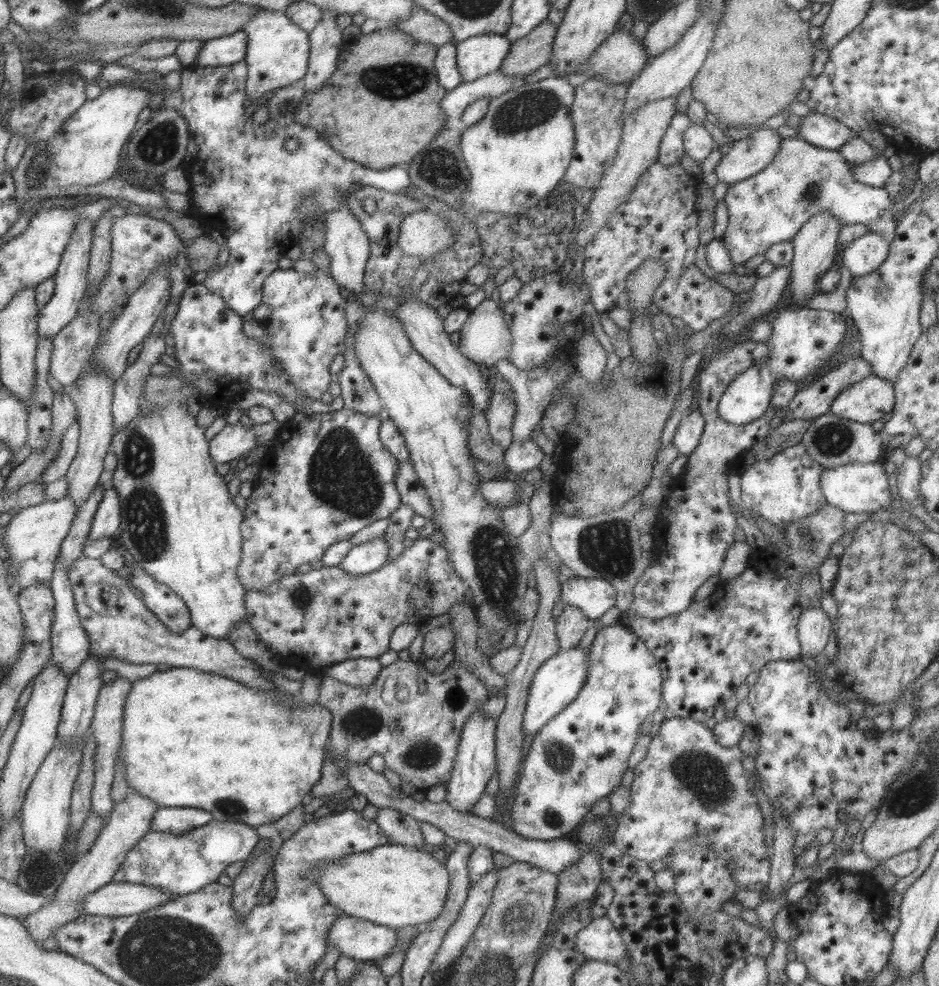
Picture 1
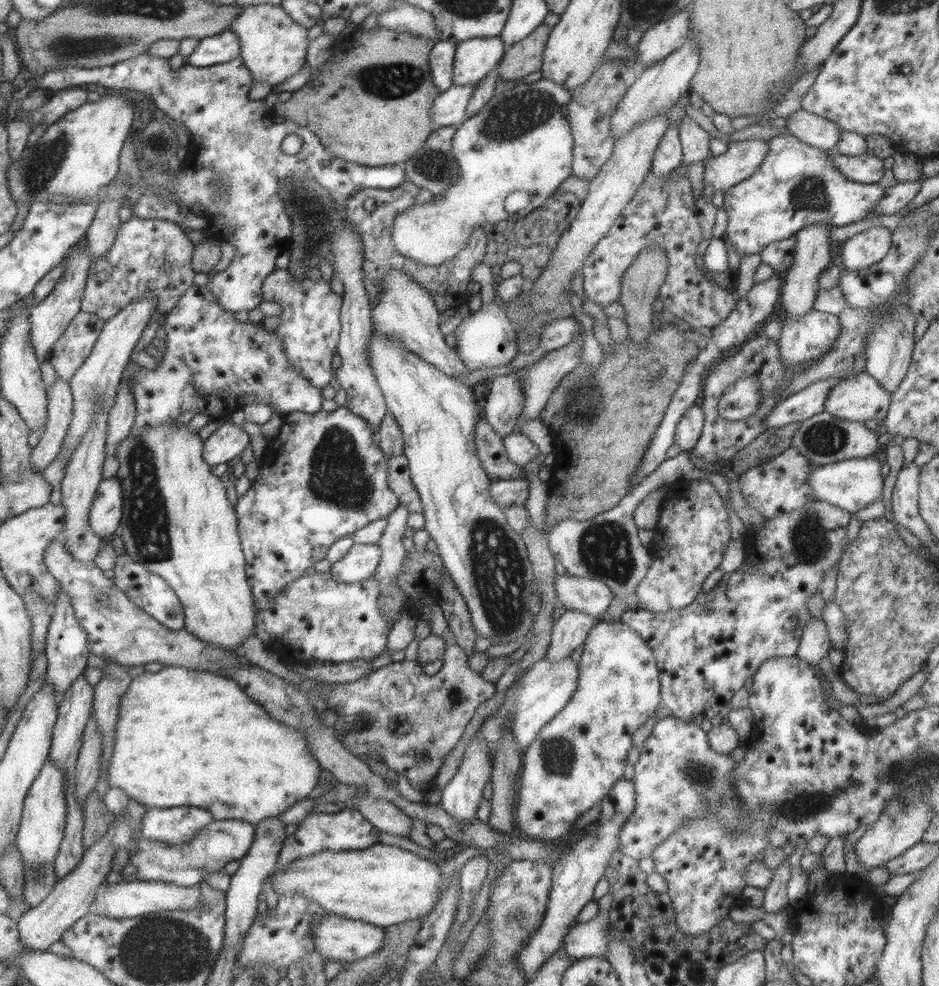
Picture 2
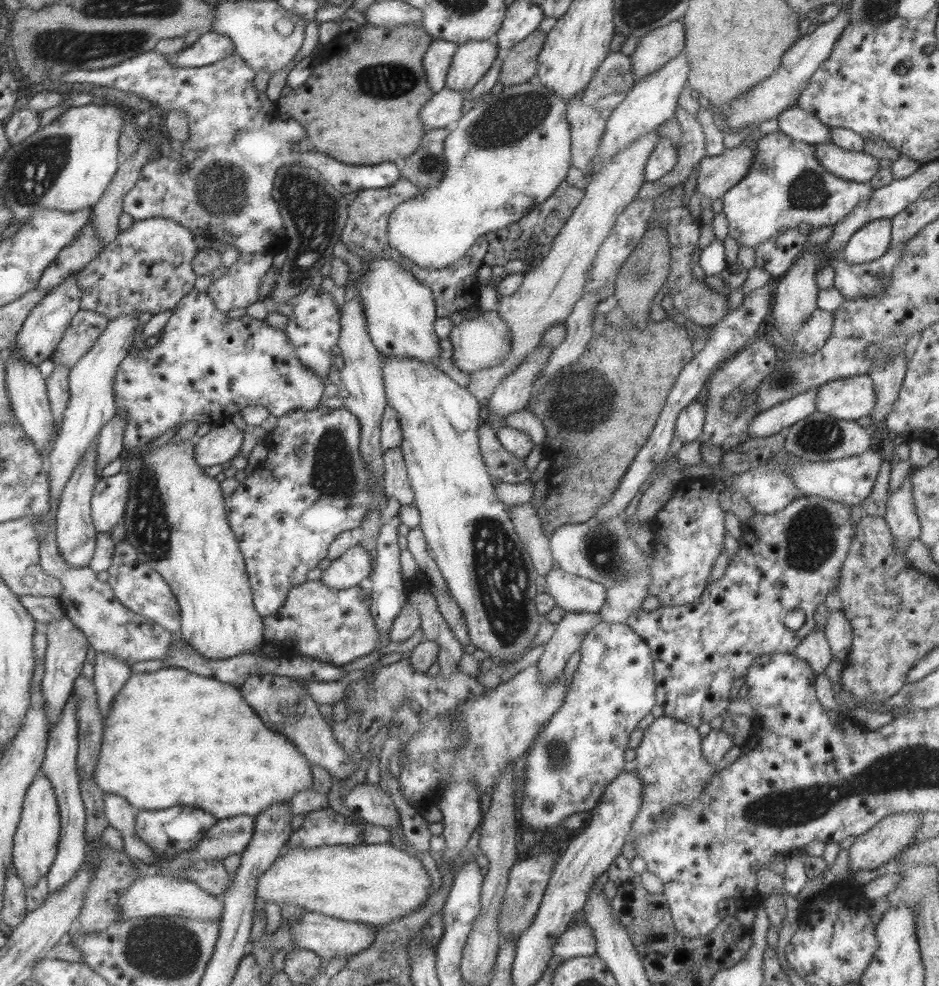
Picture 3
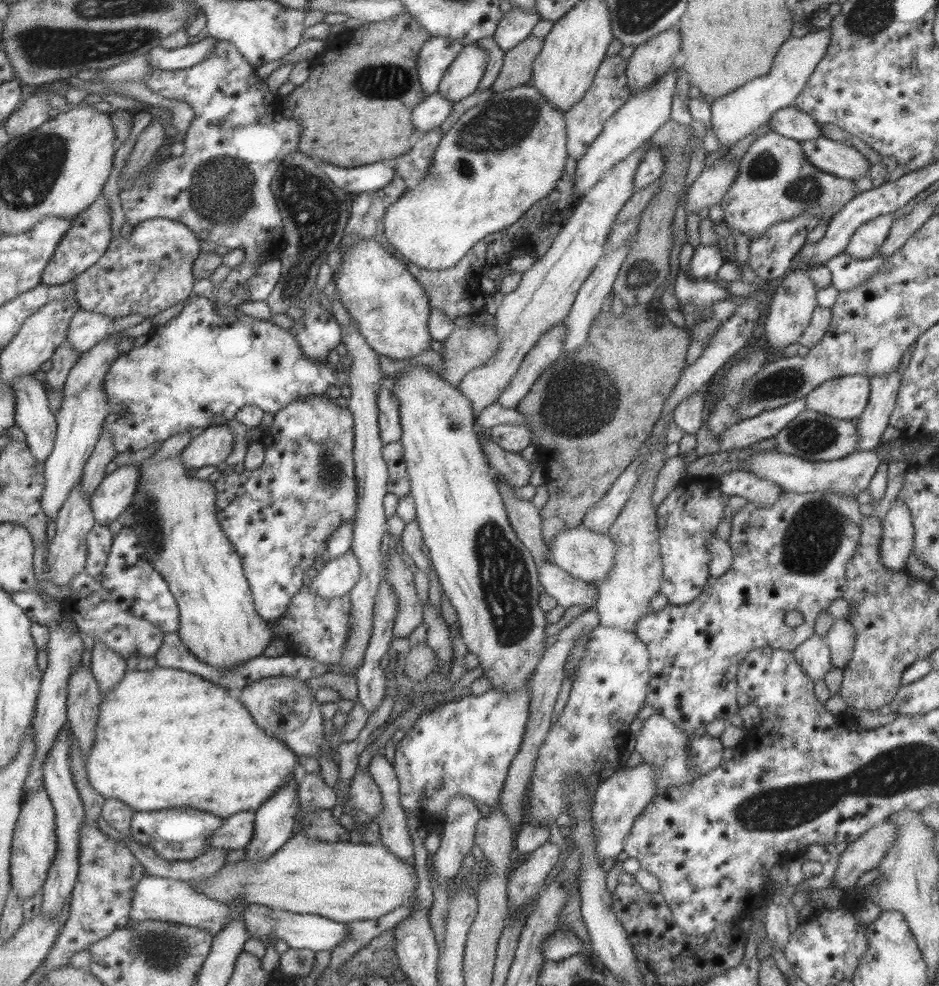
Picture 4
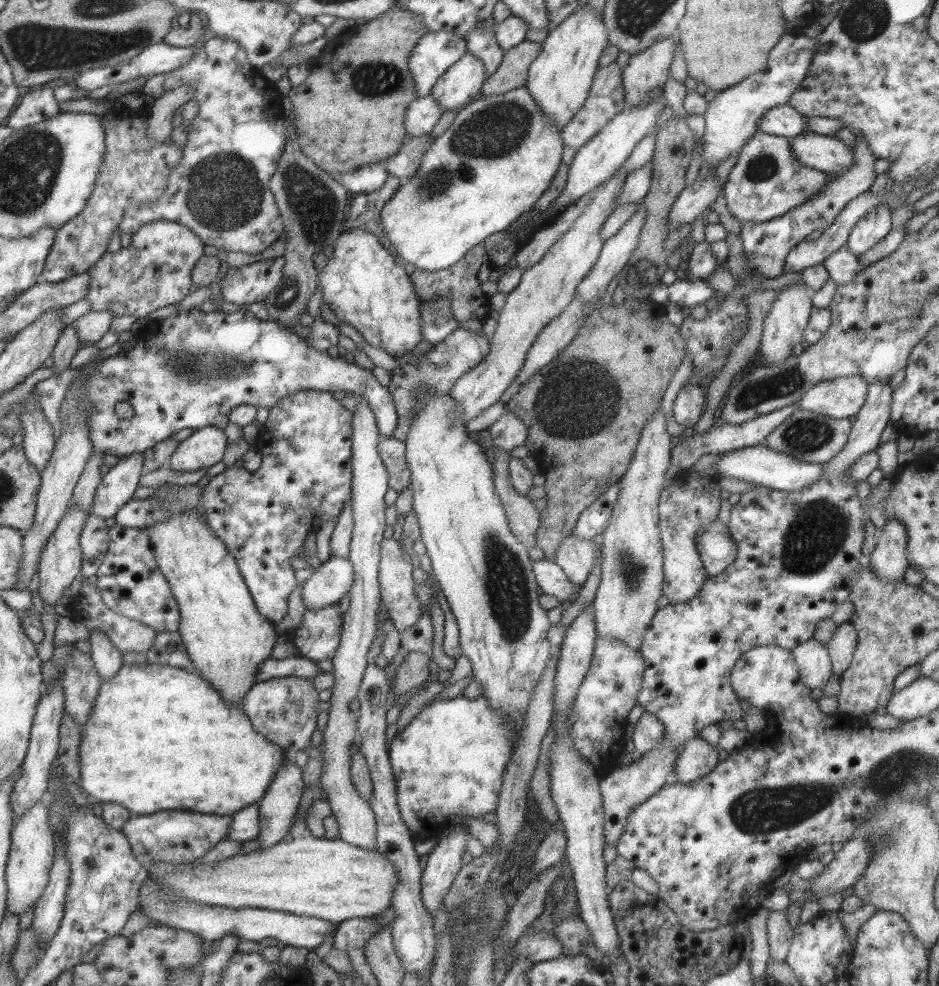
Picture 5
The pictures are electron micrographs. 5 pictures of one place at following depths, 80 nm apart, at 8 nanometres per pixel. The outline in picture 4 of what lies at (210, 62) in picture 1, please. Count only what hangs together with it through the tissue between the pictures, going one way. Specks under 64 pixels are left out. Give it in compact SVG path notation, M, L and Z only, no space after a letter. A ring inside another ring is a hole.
M207 35L197 43L189 43L185 47L173 48L173 50L165 50L161 45L157 45L146 53L149 54L147 61L149 61L149 67L157 71L184 70L205 60L209 52L215 48L214 44L217 41L218 39Z

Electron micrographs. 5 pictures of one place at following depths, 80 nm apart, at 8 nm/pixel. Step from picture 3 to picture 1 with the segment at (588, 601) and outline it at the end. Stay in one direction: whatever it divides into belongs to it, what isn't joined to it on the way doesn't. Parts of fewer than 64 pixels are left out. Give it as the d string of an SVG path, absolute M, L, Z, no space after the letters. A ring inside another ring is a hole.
M571 578L560 584L560 602L577 608L583 616L596 622L614 606L617 591L601 578Z

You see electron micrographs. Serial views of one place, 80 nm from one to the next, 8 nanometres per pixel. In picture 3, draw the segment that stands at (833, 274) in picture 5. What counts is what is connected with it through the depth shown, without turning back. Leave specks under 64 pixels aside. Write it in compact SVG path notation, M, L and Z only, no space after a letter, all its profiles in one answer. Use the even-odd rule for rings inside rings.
M906 242L888 248L878 259L870 263L851 264L845 259L833 259L828 266L833 269L833 287L844 298L870 297L886 283L886 276L900 259Z

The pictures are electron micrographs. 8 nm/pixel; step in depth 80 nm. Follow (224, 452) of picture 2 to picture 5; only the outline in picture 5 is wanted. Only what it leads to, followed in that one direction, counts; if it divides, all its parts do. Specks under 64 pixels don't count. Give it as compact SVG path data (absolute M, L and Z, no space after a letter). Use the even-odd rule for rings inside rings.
M203 427L178 442L168 458L169 468L179 472L197 472L221 461L225 450L225 434L221 428Z

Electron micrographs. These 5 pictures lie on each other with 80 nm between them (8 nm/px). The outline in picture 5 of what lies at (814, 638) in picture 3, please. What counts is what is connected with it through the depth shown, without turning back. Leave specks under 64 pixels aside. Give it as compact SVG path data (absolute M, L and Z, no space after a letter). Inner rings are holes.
M811 637L790 651L803 685L822 689L832 674L826 645Z

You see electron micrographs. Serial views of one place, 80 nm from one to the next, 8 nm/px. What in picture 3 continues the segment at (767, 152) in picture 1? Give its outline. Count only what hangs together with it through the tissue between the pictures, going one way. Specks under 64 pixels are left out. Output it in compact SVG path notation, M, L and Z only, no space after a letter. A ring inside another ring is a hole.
M741 144L721 154L705 156L698 166L695 193L699 199L721 199L747 172L756 144Z

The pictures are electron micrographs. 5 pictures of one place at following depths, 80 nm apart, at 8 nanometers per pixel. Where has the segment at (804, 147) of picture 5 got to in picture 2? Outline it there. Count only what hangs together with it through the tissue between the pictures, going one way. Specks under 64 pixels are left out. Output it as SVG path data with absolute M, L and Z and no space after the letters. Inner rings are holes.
M829 150L827 153L832 160L832 165L847 180L858 182L858 184L875 184L874 182L883 176L883 163L879 157L866 153L847 156L834 150Z

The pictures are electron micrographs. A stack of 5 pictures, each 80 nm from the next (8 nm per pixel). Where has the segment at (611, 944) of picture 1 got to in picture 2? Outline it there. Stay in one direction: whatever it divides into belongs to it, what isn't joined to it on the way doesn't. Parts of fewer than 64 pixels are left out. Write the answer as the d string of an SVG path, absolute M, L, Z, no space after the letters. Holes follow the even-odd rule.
M611 888L596 901L597 913L593 919L575 923L568 928L562 940L562 949L567 956L575 959L598 956L604 958L610 939L610 918L608 910L612 899Z

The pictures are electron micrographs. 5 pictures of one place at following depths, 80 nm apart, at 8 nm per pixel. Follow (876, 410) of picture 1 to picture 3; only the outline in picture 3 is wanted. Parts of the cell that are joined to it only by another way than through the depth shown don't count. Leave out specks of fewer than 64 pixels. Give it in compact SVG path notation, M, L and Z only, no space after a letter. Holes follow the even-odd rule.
M867 374L830 380L816 390L815 396L817 412L845 421L868 416L875 402L872 380Z

